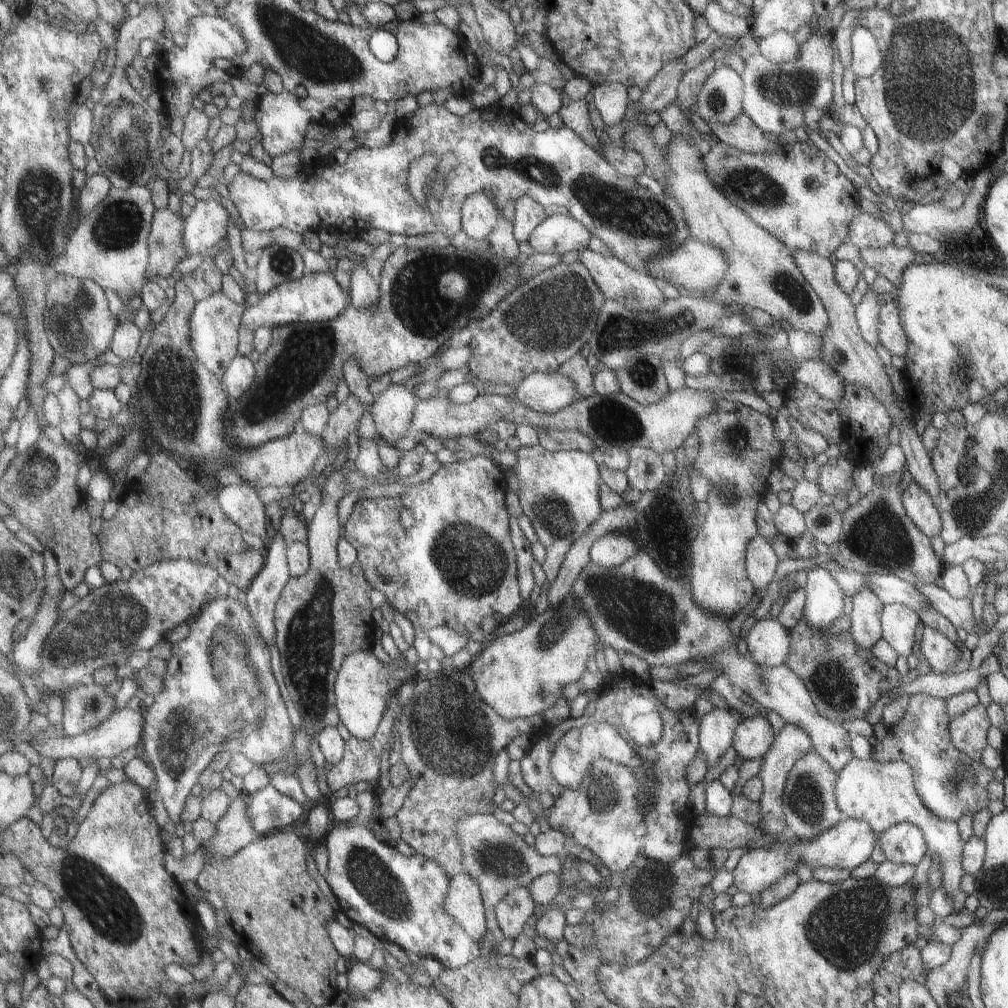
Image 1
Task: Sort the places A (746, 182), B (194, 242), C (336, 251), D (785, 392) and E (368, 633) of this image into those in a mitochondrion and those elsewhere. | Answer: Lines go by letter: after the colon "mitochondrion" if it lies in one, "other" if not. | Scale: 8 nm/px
A: mitochondrion
B: other
C: other
D: other
E: other

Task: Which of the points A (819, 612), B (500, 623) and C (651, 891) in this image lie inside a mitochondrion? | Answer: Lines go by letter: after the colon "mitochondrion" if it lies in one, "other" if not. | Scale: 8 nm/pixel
A: other
B: other
C: mitochondrion

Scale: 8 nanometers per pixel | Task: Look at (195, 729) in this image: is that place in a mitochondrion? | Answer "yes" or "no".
yes

